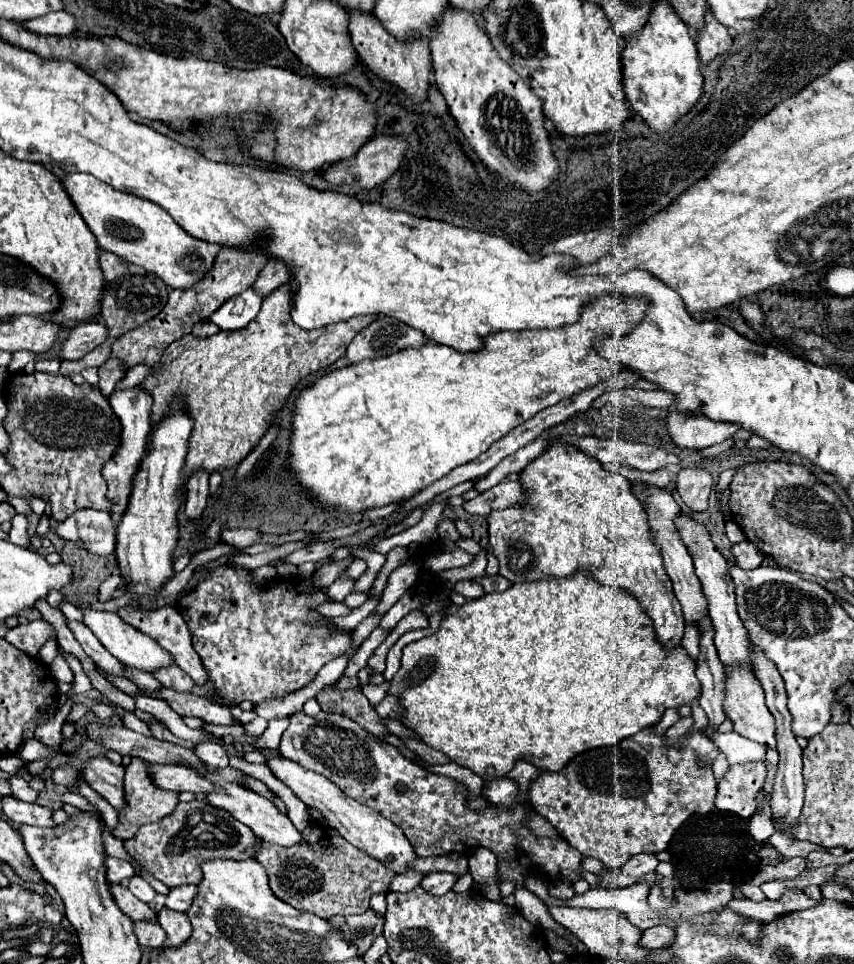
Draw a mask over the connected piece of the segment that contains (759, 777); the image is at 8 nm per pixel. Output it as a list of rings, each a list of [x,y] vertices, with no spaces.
[[[764,761],[744,763],[744,765],[730,765],[726,775],[718,781],[718,795],[714,799],[716,809],[736,813],[736,815],[740,815],[744,819],[752,817],[754,811],[756,811],[756,797],[762,791],[764,781],[766,781],[766,765],[764,765]]]

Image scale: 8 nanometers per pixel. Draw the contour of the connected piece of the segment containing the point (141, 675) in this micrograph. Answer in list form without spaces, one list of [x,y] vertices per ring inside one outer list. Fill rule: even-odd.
[[[124,667],[124,675],[126,679],[130,679],[132,683],[136,683],[140,689],[146,689],[146,691],[158,691],[162,685],[156,683],[156,679],[144,671],[136,671],[132,667]]]

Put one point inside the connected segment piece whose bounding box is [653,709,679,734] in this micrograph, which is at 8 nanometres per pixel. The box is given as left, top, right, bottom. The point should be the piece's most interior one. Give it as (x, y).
(670, 716)

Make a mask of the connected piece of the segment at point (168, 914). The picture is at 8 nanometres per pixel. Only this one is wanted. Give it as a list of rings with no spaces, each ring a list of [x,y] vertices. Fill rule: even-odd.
[[[162,909],[158,913],[158,923],[166,931],[166,943],[162,947],[180,947],[190,937],[192,927],[190,927],[190,921],[188,921],[186,913],[176,913],[176,911]]]

